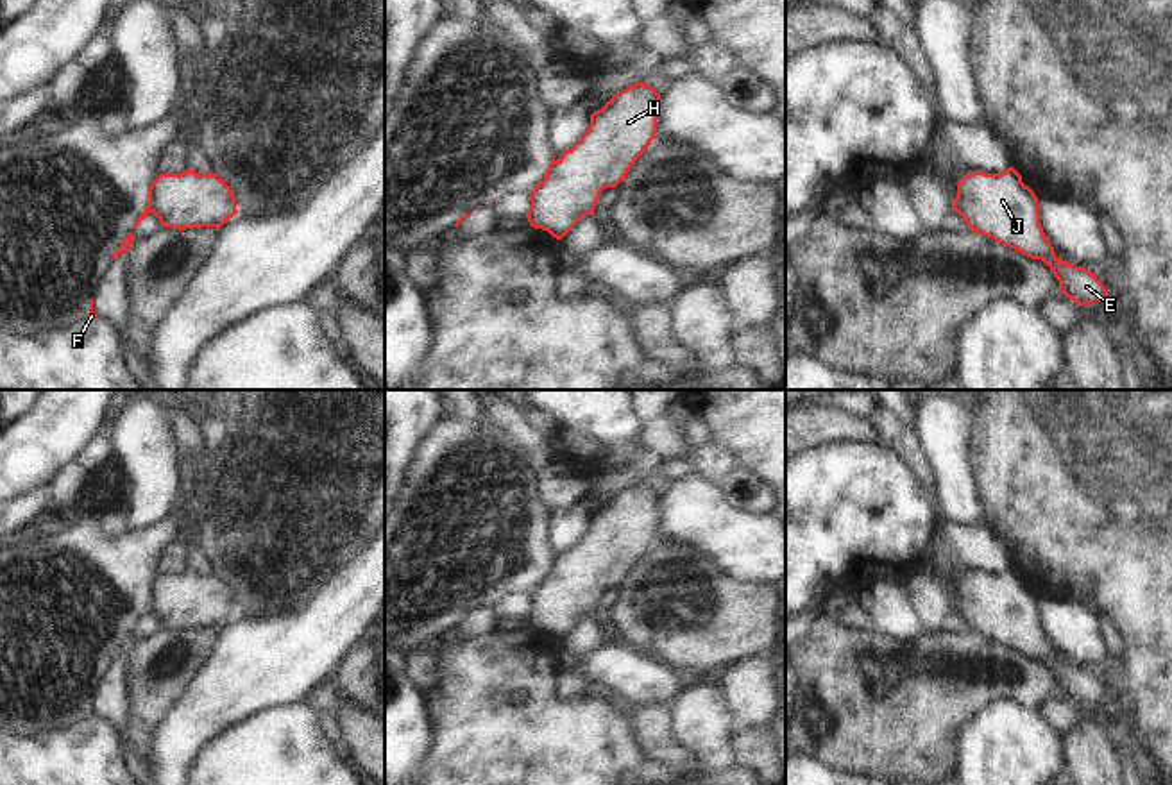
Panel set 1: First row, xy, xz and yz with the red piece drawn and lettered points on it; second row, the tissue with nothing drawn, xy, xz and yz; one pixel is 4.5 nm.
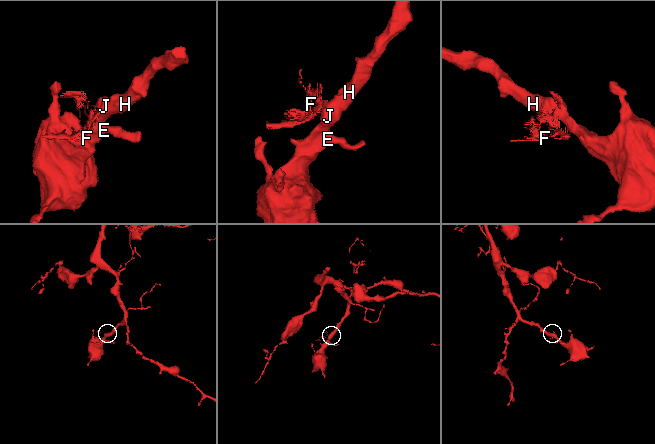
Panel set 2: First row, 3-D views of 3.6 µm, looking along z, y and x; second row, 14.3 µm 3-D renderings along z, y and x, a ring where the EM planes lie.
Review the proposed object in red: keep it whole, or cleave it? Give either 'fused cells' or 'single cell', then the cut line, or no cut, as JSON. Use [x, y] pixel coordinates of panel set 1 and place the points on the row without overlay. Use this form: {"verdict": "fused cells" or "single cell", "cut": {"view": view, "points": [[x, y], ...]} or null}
{"verdict": "fused cells", "cut": {"view": "xy", "points": [[152, 583], [154, 612]]}}

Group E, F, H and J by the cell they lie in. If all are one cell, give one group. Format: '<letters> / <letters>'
E H J / F

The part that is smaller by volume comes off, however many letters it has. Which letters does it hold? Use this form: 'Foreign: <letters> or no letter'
Foreign: F

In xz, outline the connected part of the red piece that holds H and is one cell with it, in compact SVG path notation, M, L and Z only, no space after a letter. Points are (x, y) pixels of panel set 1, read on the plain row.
M635 483L594 511L589 529L571 551L562 553L555 561L555 572L530 594L531 608L526 615L530 626L562 640L585 615L594 613L599 594L616 588L655 538L658 501L660 495L650 485Z

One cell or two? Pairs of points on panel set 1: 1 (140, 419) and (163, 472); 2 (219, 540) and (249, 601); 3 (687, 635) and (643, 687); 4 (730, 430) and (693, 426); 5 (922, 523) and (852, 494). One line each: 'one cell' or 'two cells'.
1: one cell
2: one cell
3: two cells
4: two cells
5: one cell

